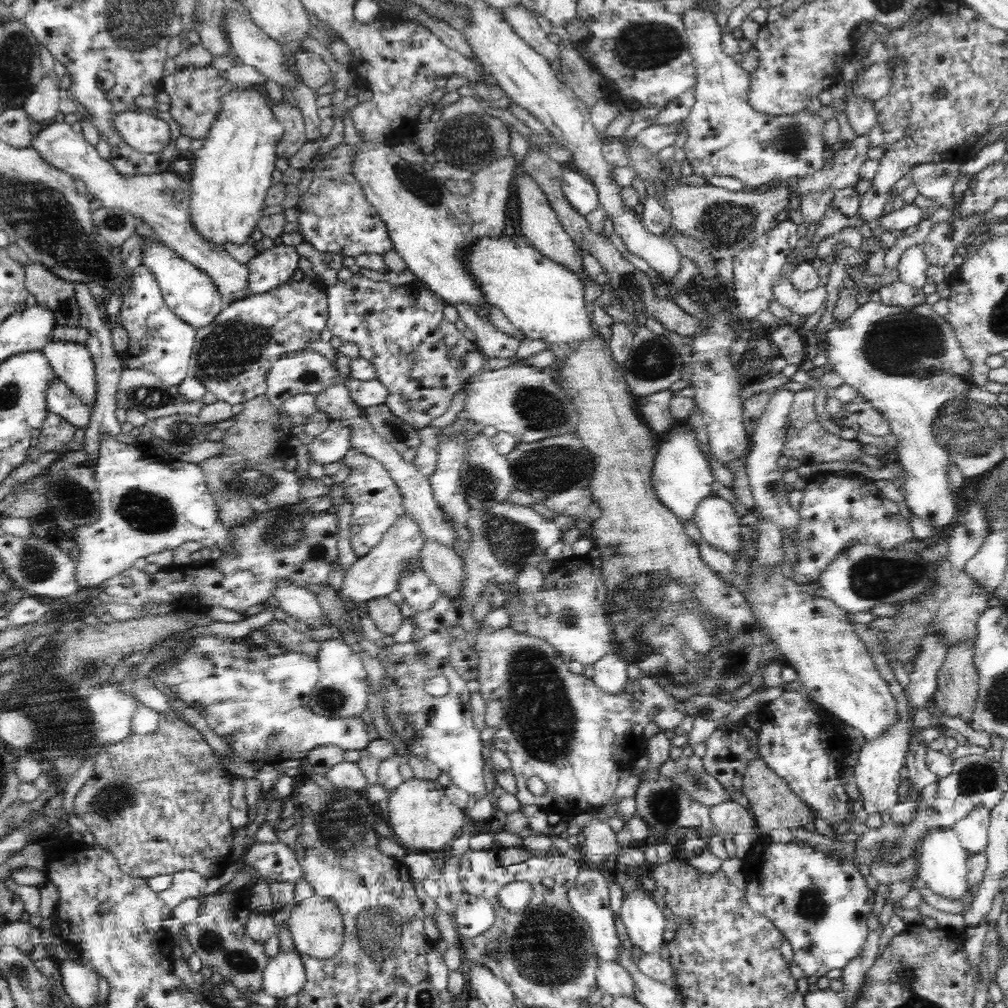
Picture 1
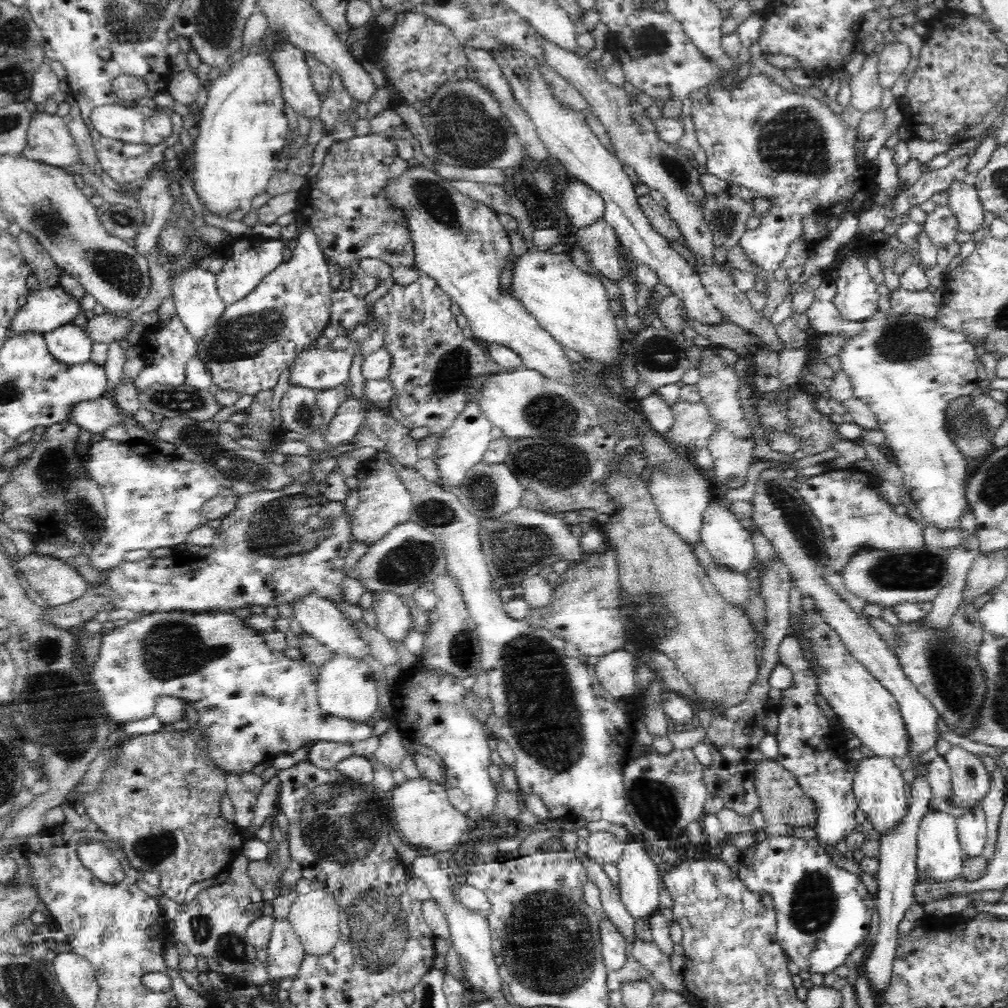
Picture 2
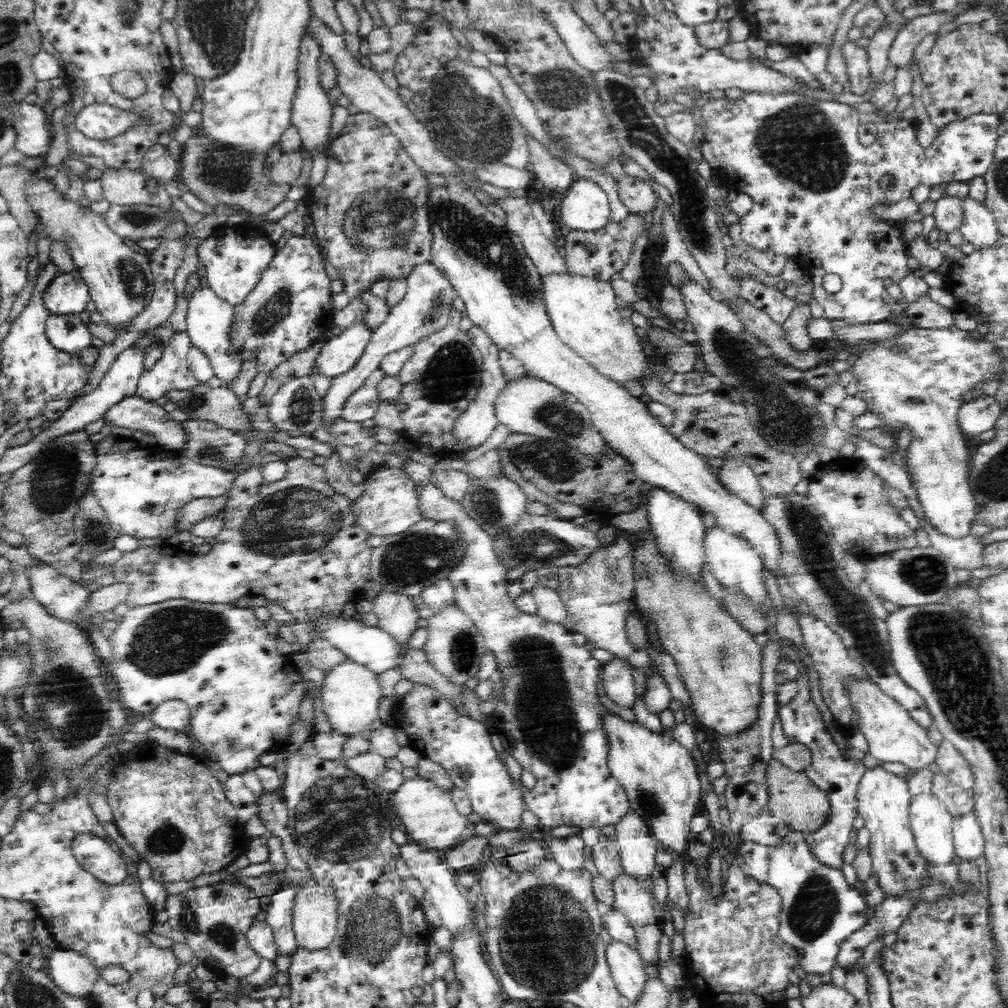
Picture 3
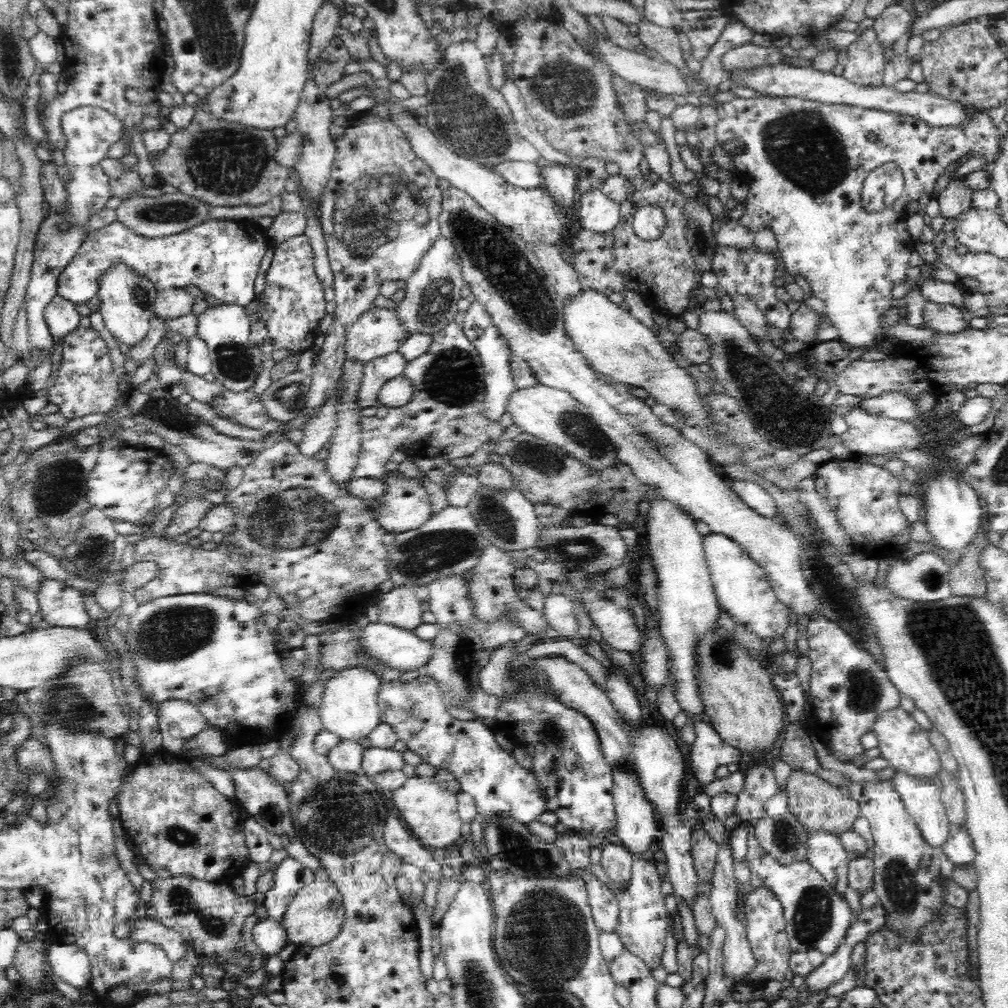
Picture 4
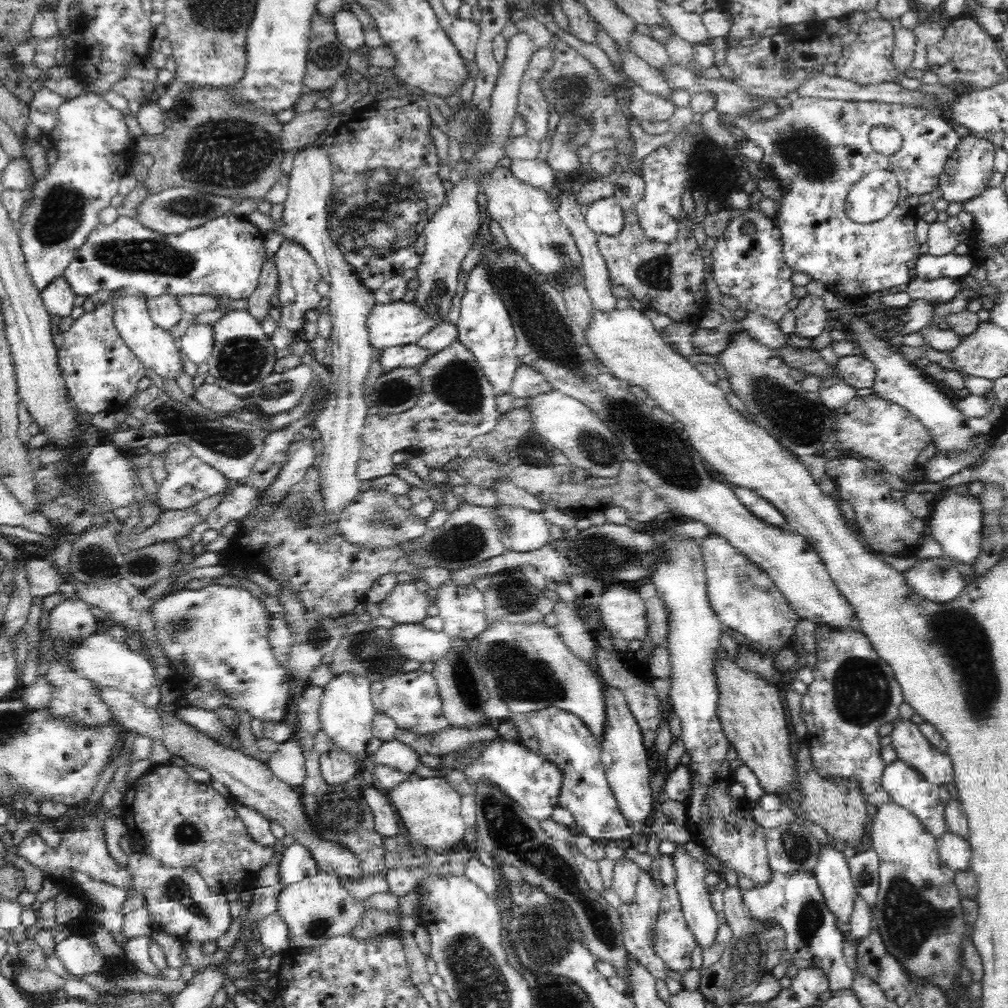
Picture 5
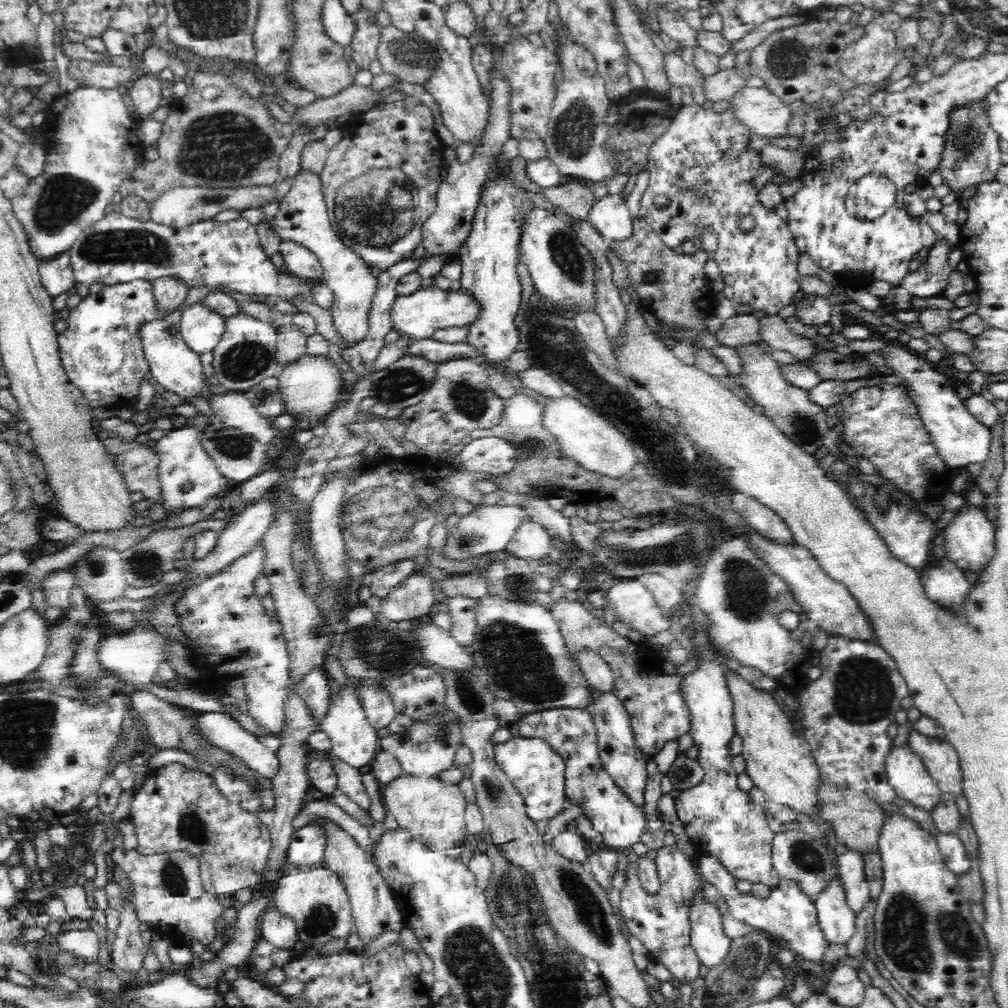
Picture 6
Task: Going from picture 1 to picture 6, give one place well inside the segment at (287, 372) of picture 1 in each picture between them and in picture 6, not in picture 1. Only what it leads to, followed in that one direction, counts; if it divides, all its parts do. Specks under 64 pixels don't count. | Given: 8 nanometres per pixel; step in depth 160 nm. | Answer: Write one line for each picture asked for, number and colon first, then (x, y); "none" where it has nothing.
2: (318, 369)
3: (339, 354)
4: (378, 332)
5: (400, 323)
6: (421, 315)

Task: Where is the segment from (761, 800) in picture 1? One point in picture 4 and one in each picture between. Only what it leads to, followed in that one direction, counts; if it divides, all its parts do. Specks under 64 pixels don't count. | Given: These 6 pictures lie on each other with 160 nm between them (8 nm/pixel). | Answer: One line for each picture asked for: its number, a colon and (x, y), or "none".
2: (781, 800)
3: (793, 798)
4: (819, 806)

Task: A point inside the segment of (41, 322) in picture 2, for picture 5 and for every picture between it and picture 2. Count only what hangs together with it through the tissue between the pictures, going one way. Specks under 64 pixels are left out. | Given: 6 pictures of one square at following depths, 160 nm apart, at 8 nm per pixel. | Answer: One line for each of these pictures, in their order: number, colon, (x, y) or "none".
3: (68, 294)
4: (220, 258)
5: (223, 258)

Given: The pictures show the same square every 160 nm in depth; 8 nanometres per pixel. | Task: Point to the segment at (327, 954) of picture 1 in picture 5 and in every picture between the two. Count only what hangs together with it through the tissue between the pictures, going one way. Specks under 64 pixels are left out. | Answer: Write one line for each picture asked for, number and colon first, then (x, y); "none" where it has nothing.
2: (315, 915)
3: (315, 908)
4: (314, 915)
5: (318, 908)

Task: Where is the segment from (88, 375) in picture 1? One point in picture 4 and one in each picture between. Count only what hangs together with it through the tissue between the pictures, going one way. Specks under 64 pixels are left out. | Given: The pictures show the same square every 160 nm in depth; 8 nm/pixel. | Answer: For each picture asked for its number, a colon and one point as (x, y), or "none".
2: (68, 344)
3: (68, 333)
4: (61, 316)

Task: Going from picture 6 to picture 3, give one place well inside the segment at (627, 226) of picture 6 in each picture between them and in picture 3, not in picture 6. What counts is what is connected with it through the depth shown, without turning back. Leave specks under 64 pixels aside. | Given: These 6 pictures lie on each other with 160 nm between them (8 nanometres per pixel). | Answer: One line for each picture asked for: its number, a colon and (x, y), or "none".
3: (585, 206)
4: (598, 213)
5: (605, 216)

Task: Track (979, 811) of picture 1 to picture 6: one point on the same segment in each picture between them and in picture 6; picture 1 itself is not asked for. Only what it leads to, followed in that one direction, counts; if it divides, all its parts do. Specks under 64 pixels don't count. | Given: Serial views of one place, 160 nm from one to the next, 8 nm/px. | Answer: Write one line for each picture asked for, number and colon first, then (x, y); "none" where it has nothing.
2: (971, 826)
3: (968, 839)
4: (958, 847)
5: (955, 852)
6: (953, 851)

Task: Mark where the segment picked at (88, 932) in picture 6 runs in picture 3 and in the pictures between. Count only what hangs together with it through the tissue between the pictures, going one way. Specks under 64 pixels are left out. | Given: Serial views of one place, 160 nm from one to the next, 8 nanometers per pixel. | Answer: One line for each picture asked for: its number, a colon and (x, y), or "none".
3: (73, 972)
4: (71, 963)
5: (80, 955)

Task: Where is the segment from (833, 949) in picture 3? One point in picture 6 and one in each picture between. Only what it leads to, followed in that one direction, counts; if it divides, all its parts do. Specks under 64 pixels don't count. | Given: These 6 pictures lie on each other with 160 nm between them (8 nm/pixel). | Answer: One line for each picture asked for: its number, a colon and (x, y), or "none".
4: (816, 919)
5: (795, 900)
6: (789, 914)

